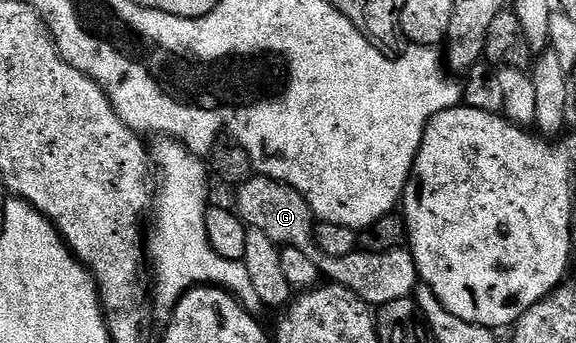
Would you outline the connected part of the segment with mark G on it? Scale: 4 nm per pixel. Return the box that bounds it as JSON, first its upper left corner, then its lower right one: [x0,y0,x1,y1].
[236,174,420,306]

